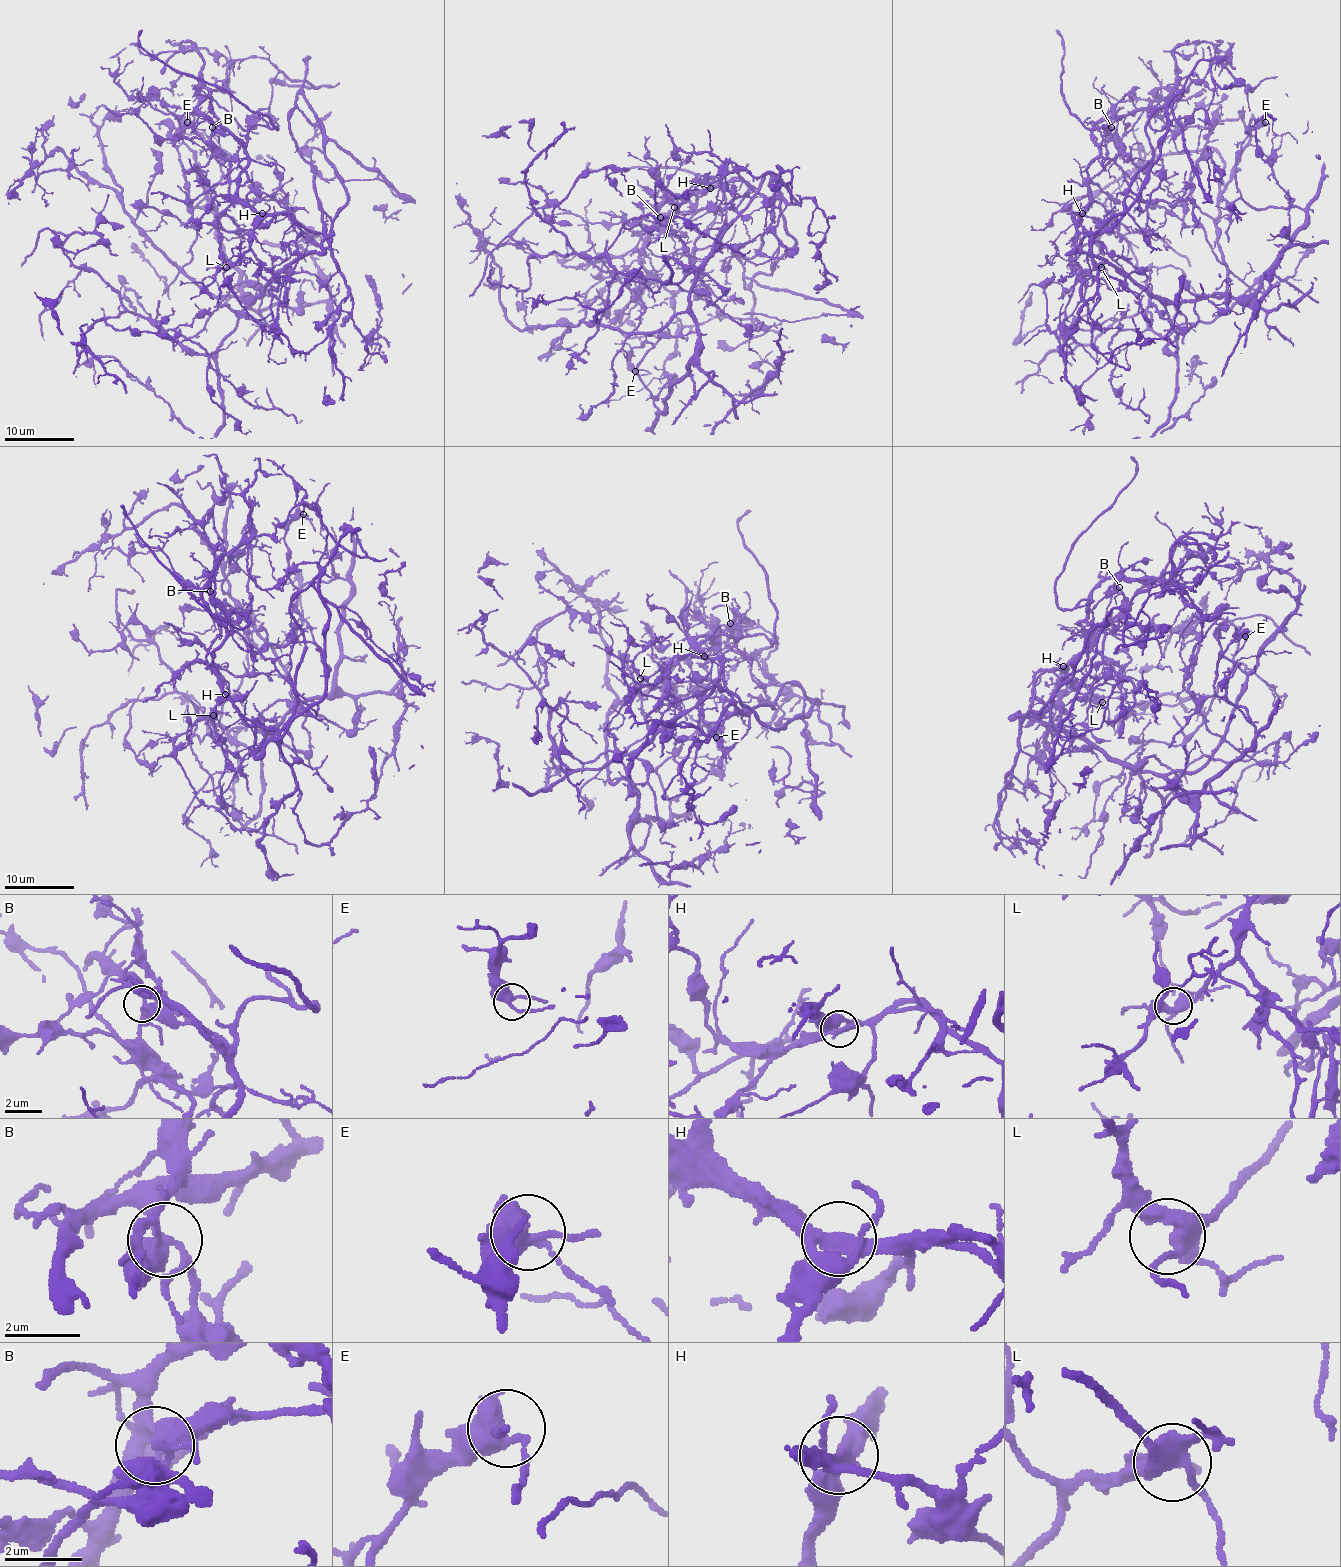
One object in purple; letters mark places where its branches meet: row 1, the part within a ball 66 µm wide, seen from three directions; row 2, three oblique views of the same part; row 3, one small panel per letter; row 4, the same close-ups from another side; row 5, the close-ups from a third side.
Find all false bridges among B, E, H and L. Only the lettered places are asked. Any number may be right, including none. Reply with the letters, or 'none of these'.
H

